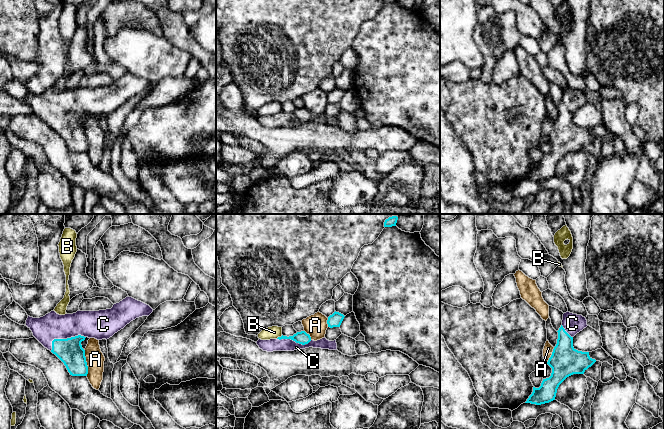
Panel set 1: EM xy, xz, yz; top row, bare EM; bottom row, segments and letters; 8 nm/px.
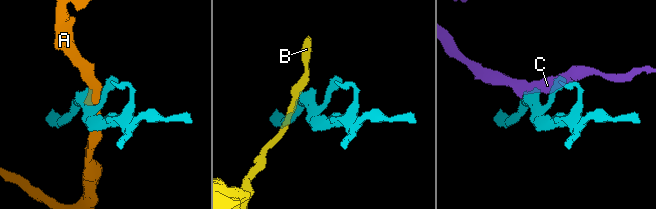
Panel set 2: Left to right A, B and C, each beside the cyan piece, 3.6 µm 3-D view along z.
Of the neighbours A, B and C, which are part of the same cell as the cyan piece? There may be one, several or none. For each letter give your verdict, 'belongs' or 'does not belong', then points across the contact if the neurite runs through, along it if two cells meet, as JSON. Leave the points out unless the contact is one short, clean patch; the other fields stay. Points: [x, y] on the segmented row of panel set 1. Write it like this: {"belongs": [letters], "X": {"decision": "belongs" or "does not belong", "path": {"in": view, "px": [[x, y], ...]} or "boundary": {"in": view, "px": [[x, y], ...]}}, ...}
{"belongs": ["C"], "A": {"decision": "does not belong"}, "B": {"decision": "does not belong", "boundary": {"in": "xz", "px": [[282, 335], [276, 338]]}}, "C": {"decision": "belongs", "path": {"in": "xy", "px": [[69, 351], [64, 339], [77, 326], [91, 324]]}}}

